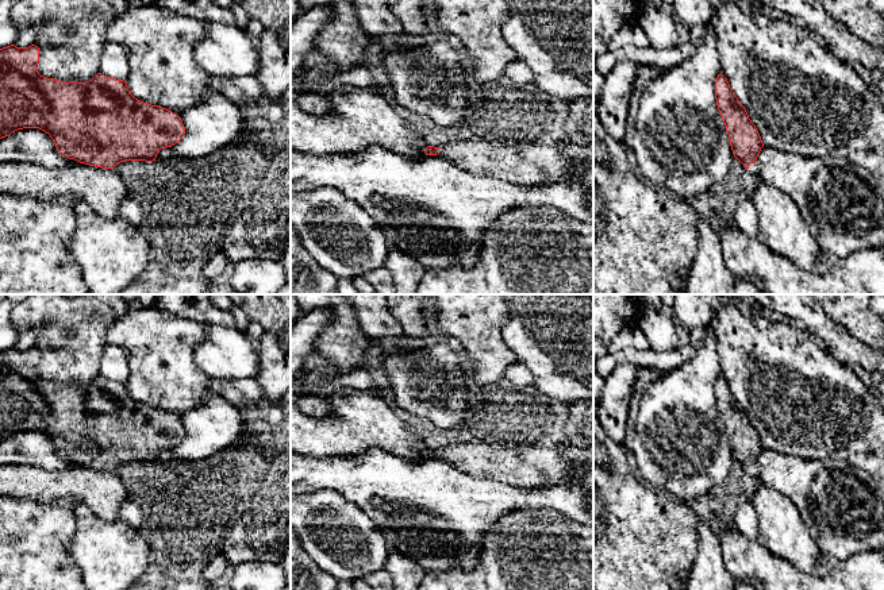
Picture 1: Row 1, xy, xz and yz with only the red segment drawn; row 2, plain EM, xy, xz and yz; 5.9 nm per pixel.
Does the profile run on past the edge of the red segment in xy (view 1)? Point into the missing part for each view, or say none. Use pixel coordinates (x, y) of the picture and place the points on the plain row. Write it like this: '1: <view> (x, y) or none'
1: none

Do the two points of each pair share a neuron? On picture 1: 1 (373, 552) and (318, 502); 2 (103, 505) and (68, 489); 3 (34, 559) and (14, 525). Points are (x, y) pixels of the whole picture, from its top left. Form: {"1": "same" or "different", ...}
{"1": "same", "2": "same", "3": "same"}

